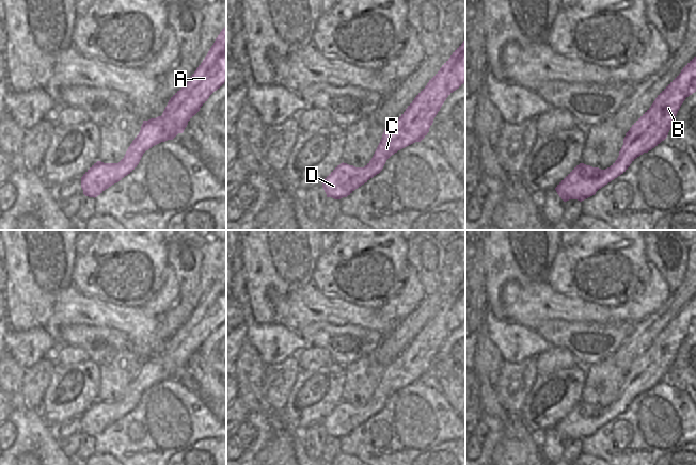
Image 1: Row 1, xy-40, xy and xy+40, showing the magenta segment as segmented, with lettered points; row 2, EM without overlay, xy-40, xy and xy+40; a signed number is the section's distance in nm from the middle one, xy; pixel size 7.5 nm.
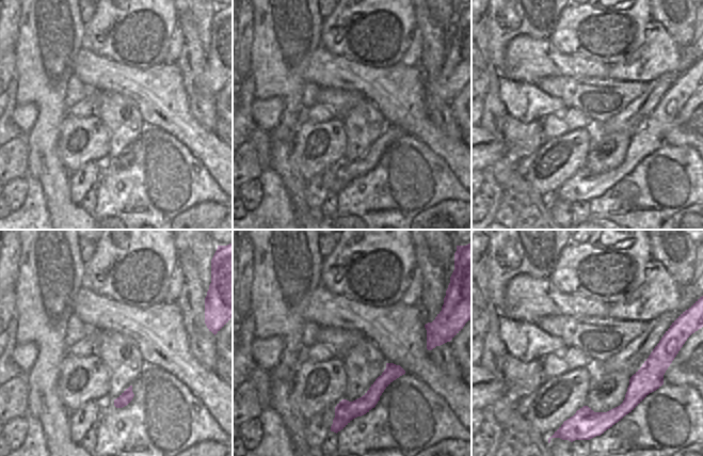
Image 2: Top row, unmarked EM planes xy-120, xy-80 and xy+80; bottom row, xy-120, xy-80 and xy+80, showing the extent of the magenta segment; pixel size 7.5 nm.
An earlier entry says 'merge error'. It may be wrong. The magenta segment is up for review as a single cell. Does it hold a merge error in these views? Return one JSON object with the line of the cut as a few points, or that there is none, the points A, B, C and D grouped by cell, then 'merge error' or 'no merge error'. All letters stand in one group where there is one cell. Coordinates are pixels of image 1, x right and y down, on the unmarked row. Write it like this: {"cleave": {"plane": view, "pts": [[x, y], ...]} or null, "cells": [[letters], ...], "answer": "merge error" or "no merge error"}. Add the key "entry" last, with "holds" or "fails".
{"cleave": null, "cells": [["A", "B", "C", "D"]], "answer": "no merge error", "entry": "fails"}

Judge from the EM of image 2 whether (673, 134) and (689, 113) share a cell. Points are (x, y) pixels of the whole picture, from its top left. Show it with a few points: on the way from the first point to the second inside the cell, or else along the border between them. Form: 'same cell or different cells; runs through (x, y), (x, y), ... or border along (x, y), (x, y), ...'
same cell; runs through (677, 128), (677, 125), (684, 119)

